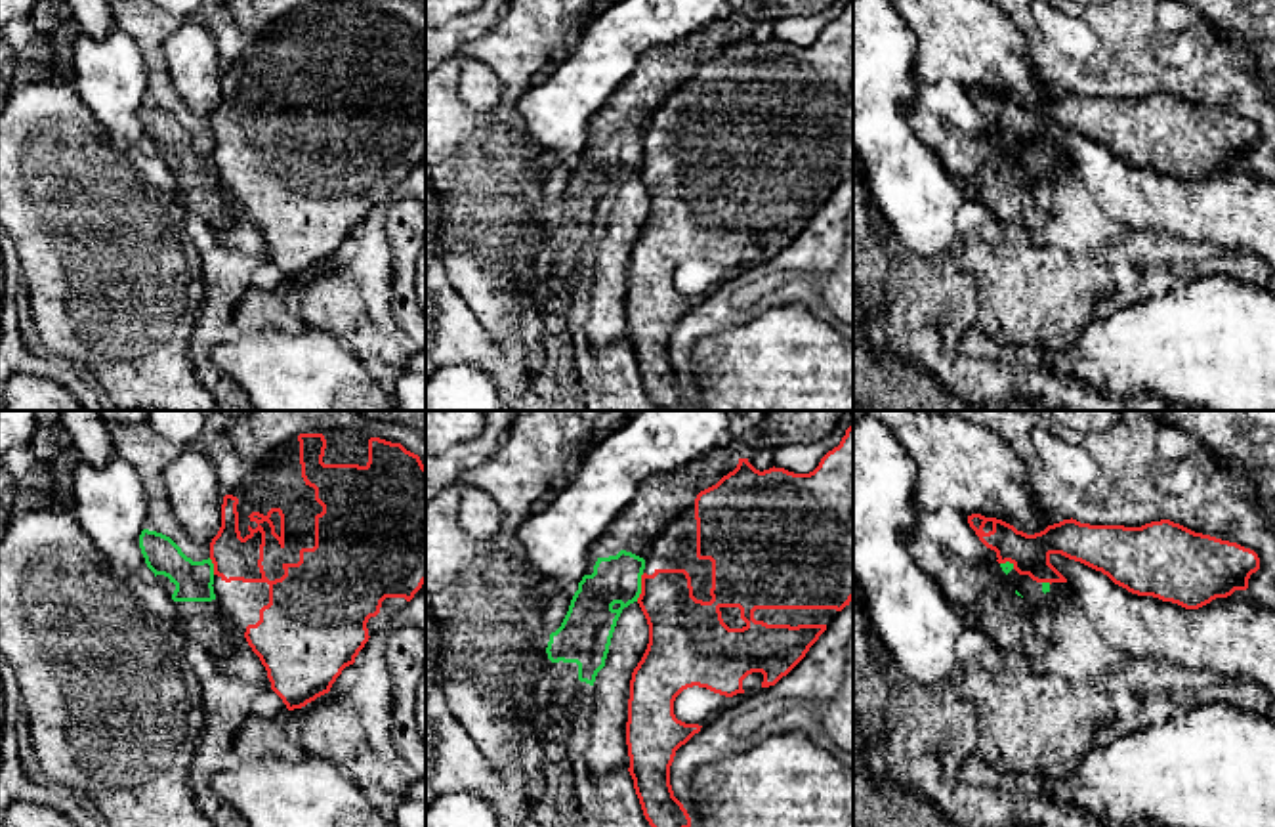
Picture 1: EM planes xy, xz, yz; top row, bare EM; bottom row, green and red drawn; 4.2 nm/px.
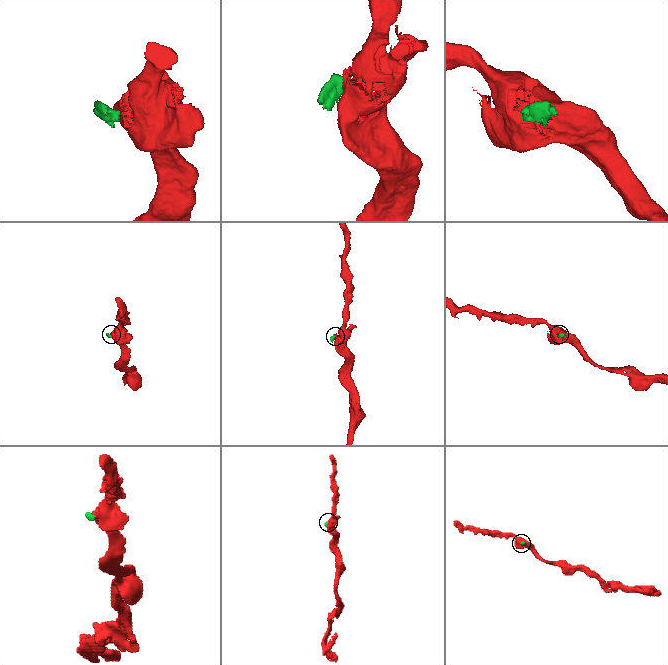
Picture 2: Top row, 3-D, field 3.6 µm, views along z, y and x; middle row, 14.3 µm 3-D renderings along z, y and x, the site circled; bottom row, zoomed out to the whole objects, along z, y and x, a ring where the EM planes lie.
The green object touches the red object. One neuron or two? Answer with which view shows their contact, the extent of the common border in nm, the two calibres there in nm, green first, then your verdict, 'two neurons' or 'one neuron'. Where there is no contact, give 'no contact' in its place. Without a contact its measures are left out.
xz | 120 nm | 200/280 nm | two neurons

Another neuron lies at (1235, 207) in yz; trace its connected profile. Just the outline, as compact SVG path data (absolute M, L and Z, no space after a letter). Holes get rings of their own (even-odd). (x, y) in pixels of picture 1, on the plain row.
M1050 126L1050 136L1067 151L1073 170L1105 212L1128 229L1164 233L1185 243L1239 246L1275 269L1275 181L1258 176L1246 162L1235 162L1199 181L1185 181L1153 168L1132 166L1101 143L1061 126Z

